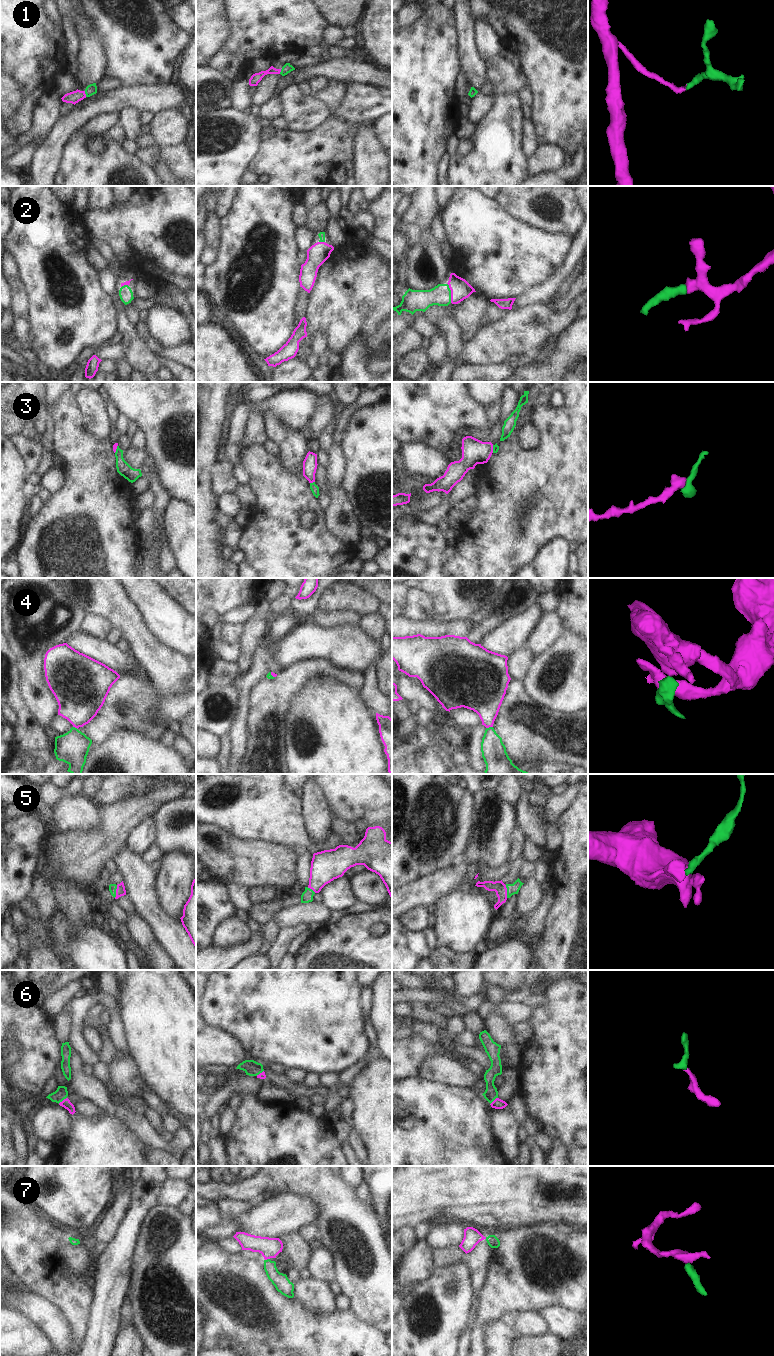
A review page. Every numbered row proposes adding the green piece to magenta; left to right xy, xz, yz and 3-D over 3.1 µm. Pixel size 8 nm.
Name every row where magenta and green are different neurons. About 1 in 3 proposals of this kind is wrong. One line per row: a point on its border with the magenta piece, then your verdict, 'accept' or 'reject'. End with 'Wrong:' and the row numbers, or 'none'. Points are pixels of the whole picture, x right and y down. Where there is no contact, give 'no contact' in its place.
1: meets magenta in xy at (85, 94); accept
2: meets magenta in yz at (451, 293); accept
3: meets magenta in xz at (312, 482); reject
4: meets magenta in yz at (489, 726); accept
5: meets magenta in xy at (116, 891); accept
6: meets magenta in xy at (63, 1100); accept
7: meets magenta in xz at (267, 1258); accept
Wrong: 3

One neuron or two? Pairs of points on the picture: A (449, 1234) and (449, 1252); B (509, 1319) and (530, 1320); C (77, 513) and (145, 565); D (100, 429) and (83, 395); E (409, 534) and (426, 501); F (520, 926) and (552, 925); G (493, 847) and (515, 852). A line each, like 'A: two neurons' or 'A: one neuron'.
A: two neurons
B: one neuron
C: two neurons
D: one neuron
E: two neurons
F: two neurons
G: two neurons

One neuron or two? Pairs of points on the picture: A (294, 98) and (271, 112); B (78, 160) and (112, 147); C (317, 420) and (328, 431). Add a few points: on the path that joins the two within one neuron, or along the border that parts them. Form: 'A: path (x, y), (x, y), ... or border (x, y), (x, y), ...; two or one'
A: border (278, 96), (281, 116); two
B: path (86, 160), (99, 160), (104, 155); one
C: border (333, 414), (323, 432), (316, 439); two

